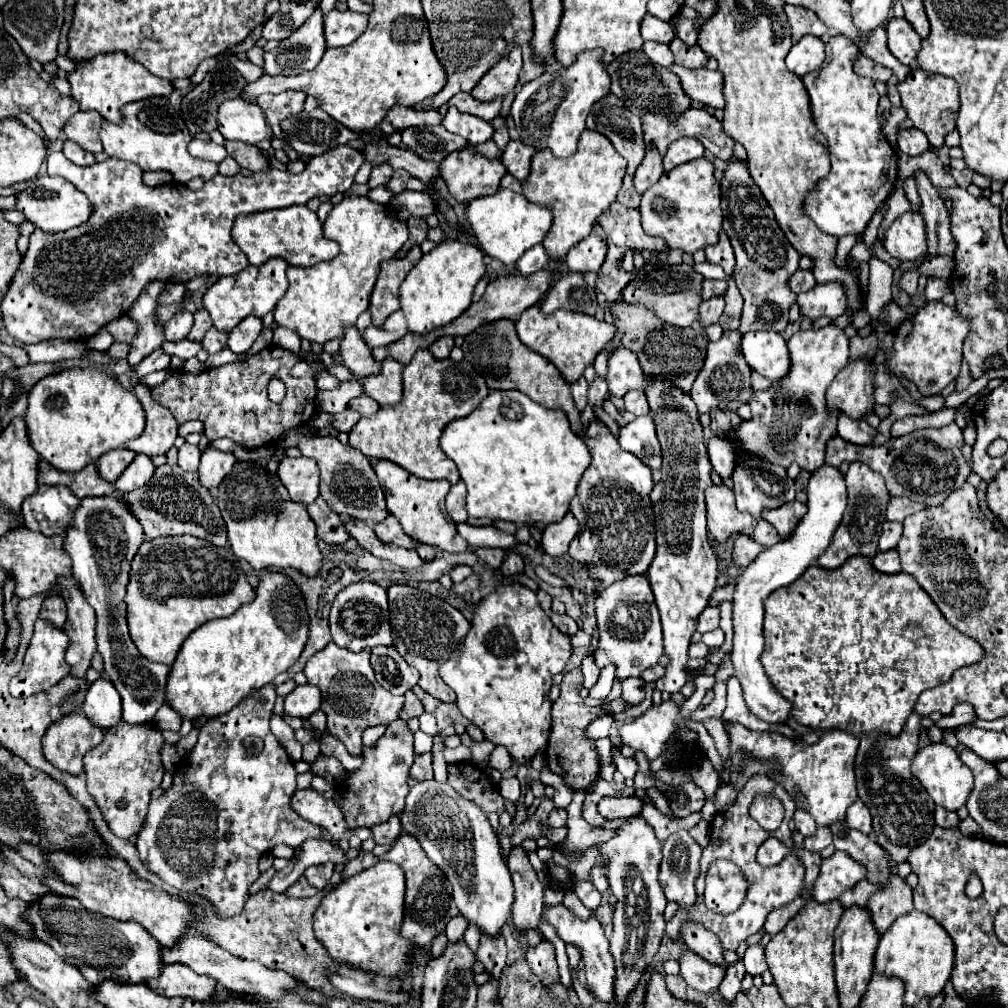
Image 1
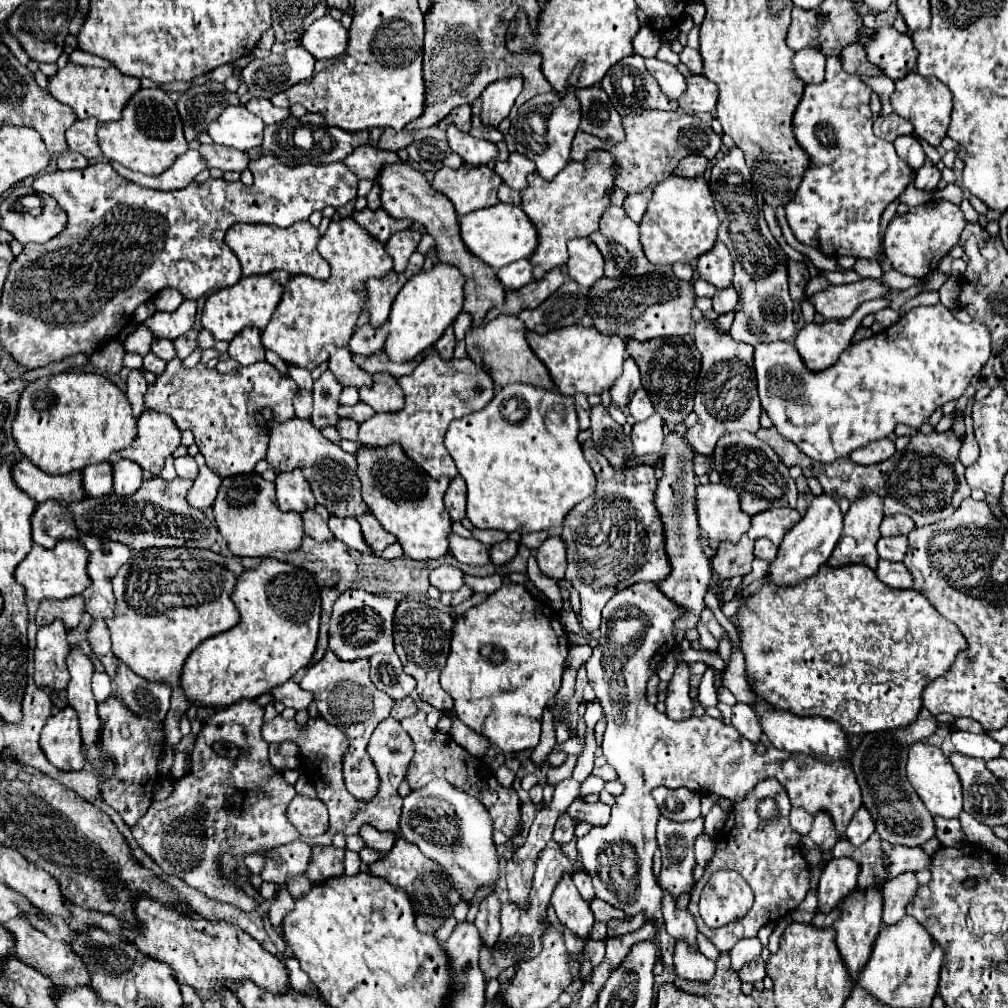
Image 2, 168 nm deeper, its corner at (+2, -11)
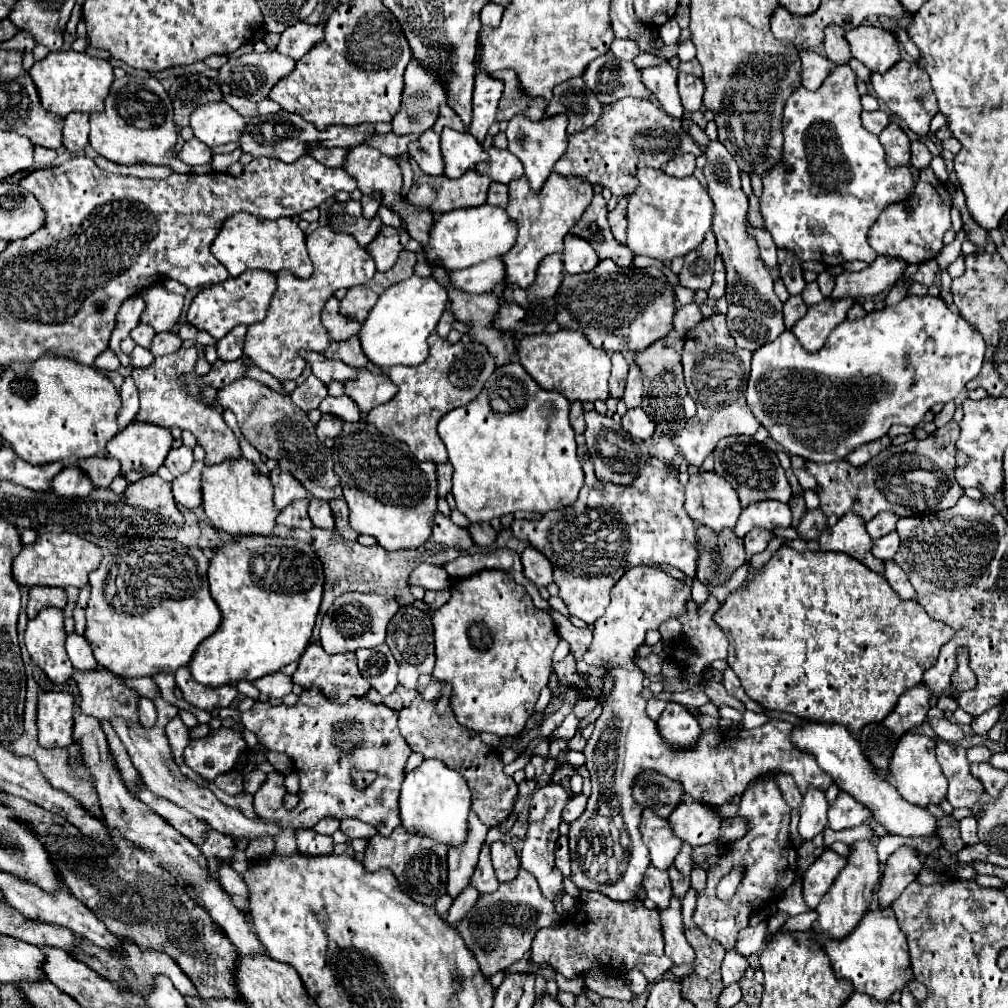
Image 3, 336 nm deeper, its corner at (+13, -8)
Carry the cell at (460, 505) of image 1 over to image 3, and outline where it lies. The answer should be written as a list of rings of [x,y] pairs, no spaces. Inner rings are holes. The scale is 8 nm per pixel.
[[[444,462],[438,464],[438,496],[444,498],[452,486],[452,464]]]

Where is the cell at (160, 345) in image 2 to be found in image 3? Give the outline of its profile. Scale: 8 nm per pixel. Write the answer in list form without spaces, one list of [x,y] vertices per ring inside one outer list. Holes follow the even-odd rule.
[[[148,324],[136,326],[136,328],[130,332],[132,340],[136,340],[136,344],[138,344],[138,346],[142,346],[142,348],[150,348],[154,334],[156,334],[156,332],[154,332],[154,328],[150,328]]]

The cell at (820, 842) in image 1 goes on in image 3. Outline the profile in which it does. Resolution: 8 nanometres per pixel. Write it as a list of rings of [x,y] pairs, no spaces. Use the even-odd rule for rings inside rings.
[[[810,788],[804,794],[804,802],[798,808],[800,810],[800,824],[798,832],[804,840],[814,838],[816,834],[822,834],[822,830],[828,826],[826,824],[826,812],[828,812],[828,802],[824,794],[816,788]]]

